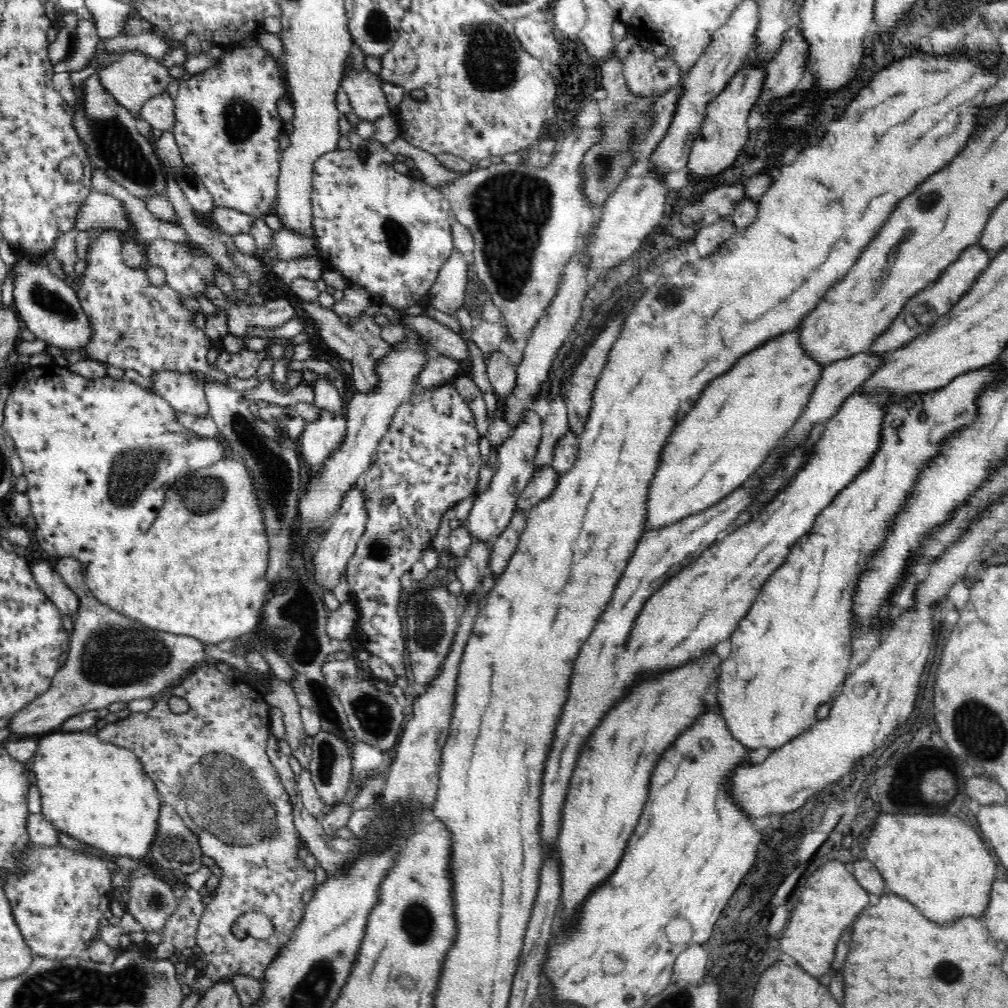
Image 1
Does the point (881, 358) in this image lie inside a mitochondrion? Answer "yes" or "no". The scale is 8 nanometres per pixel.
no

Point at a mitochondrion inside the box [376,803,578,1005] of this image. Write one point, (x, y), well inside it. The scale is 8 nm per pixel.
(416, 918)

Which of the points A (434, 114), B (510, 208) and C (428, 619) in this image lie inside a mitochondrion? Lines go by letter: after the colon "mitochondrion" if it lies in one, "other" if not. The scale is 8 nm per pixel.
A: other
B: mitochondrion
C: mitochondrion

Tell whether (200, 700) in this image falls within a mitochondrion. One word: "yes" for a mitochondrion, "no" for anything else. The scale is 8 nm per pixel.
no

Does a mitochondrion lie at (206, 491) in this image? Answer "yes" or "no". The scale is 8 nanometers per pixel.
yes

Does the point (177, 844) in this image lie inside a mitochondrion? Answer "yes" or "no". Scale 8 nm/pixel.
yes

